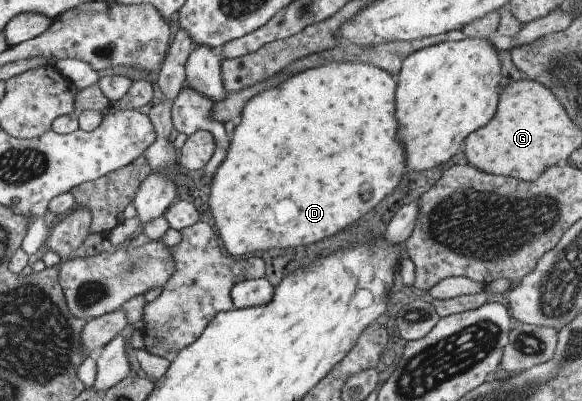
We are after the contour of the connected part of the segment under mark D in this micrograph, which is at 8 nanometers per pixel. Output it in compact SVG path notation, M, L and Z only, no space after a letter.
M342 59L293 74L280 85L263 90L246 101L241 112L237 112L237 116L234 118L235 127L227 153L216 167L207 186L208 209L214 219L216 232L222 240L222 246L229 255L242 257L266 249L280 250L281 248L288 248L288 246L290 248L292 246L304 246L304 244L322 240L326 236L336 234L338 230L348 226L348 222L354 222L356 218L360 218L365 212L376 207L378 201L381 201L389 192L396 191L401 176L404 175L405 153L401 143L397 140L398 126L394 116L395 81L396 77L392 77L388 72L373 66L371 63Z

